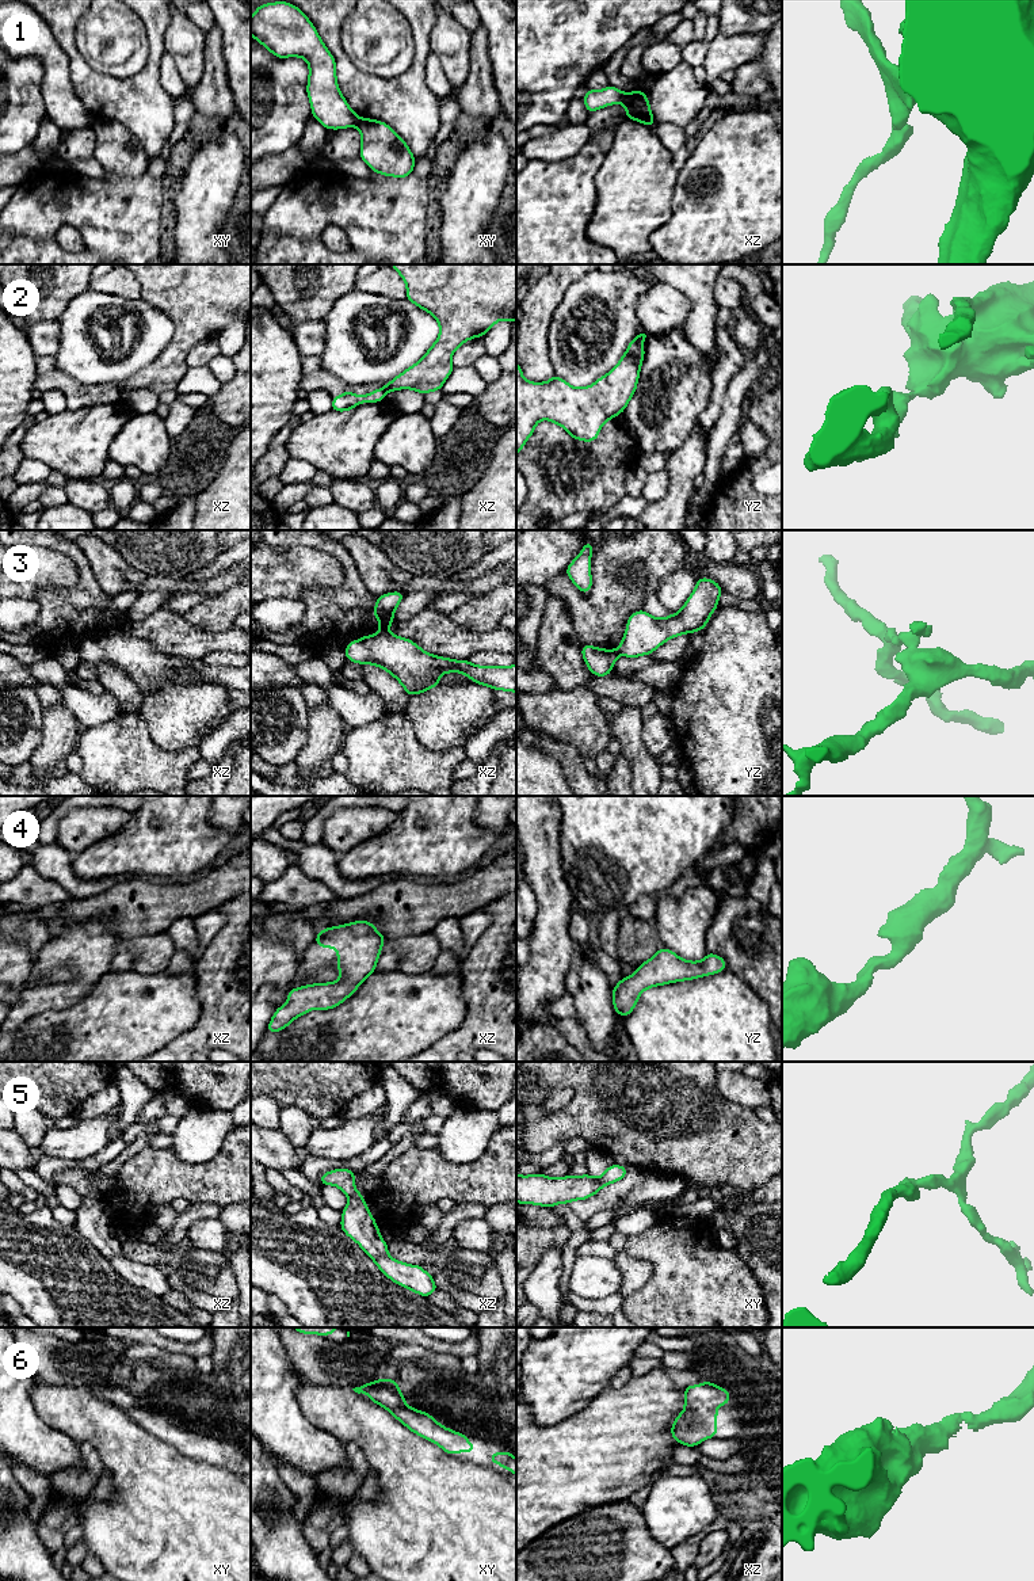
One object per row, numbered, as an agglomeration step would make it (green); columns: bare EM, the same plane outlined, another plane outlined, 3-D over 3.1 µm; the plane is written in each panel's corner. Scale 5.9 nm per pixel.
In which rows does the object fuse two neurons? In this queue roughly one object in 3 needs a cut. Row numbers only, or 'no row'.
1, 2, 3

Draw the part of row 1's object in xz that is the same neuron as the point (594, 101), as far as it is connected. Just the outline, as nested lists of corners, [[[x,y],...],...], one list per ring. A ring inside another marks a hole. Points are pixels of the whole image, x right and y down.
[[[607,85],[602,91],[592,91],[587,88],[584,95],[584,104],[587,111],[591,114],[606,106],[622,103],[623,96],[625,94],[613,85]]]

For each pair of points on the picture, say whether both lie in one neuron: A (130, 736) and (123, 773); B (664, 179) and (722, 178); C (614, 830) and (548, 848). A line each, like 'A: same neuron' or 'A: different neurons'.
A: same neuron
B: different neurons
C: different neurons

